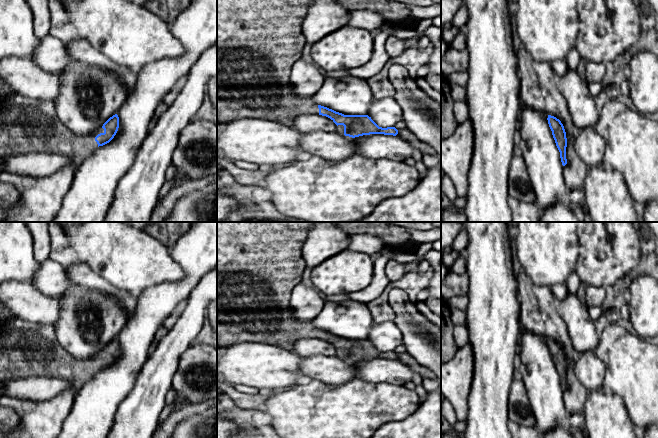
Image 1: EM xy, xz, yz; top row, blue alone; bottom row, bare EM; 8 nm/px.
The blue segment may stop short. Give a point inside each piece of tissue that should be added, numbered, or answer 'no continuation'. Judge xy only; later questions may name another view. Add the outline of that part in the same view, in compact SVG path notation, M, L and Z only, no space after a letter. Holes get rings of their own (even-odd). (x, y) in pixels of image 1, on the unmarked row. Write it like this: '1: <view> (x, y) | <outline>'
1: xy (28, 349) | M11 314L2 331L2 346L0 347L0 381L14 380L20 375L26 377L54 377L72 382L77 387L80 387L88 382L98 371L95 361L100 357L104 357L102 351L98 352L89 360L74 359L57 341L53 327L31 323Z

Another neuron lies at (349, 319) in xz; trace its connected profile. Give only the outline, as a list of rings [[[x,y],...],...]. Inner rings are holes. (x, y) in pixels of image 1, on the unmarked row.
[[[328,301],[311,322],[344,339],[368,339],[382,352],[403,344],[403,335],[393,321],[374,324],[367,304],[357,301]]]

